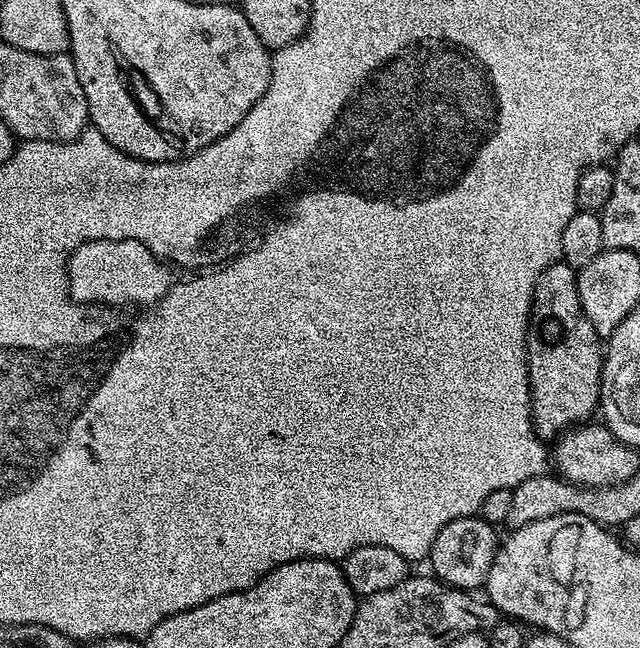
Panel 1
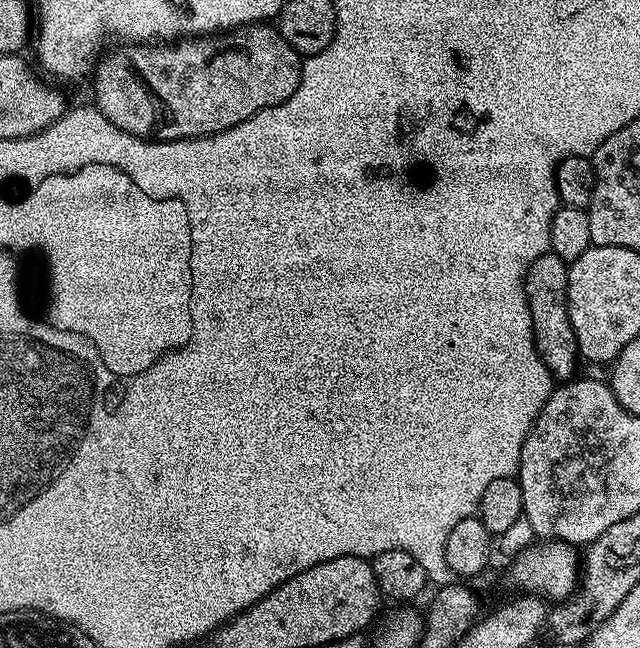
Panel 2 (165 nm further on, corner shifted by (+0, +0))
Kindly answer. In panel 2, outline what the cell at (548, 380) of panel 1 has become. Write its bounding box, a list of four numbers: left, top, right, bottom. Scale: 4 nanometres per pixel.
[527,250,578,382]

